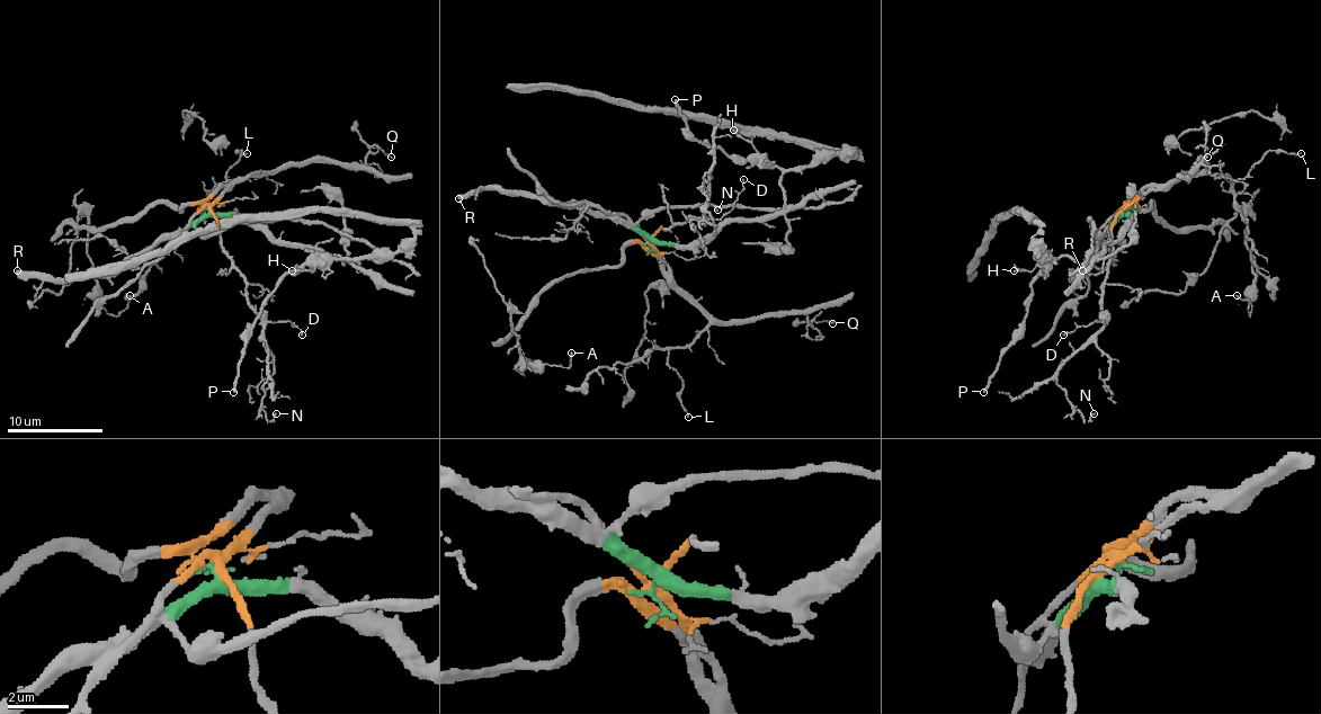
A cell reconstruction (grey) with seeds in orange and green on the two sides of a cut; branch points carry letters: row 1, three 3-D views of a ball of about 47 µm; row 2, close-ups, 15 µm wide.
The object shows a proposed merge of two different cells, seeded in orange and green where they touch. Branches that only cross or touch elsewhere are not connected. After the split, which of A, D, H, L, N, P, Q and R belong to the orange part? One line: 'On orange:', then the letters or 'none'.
On orange: A, D, L, N, Q

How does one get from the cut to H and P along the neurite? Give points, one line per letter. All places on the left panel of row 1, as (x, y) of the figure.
H: (210, 212), (240, 217), (286, 246), (320, 248), (344, 262), (339, 256), (324, 258), (310, 273), (291, 269)
P: (210, 212), (344, 262), (297, 265), (284, 277), (233, 392)

